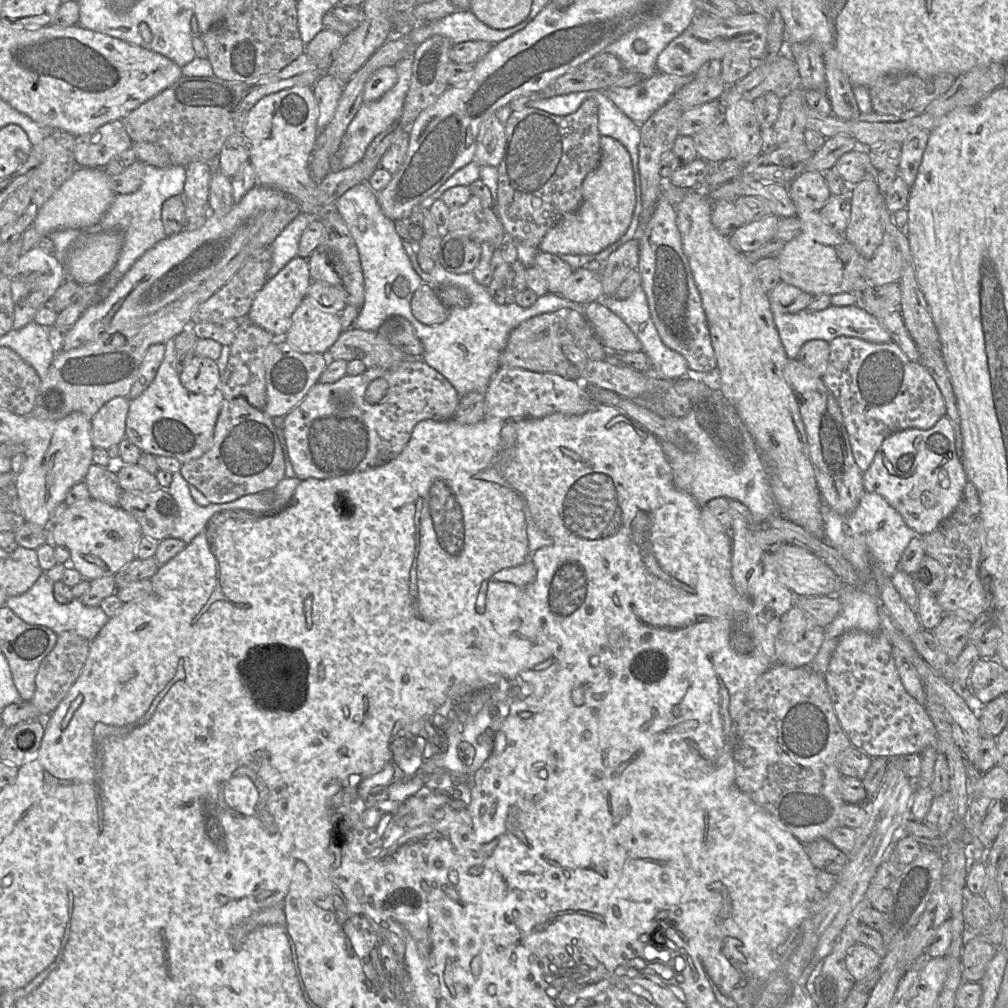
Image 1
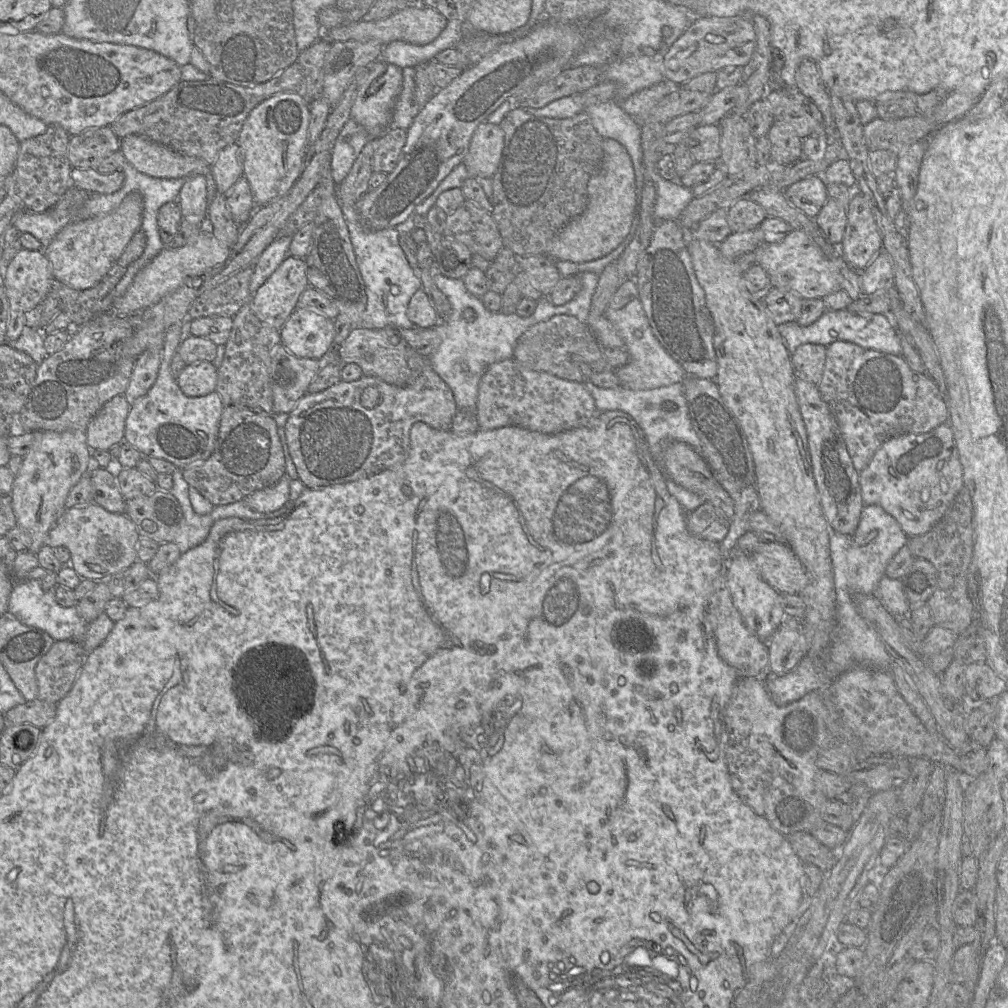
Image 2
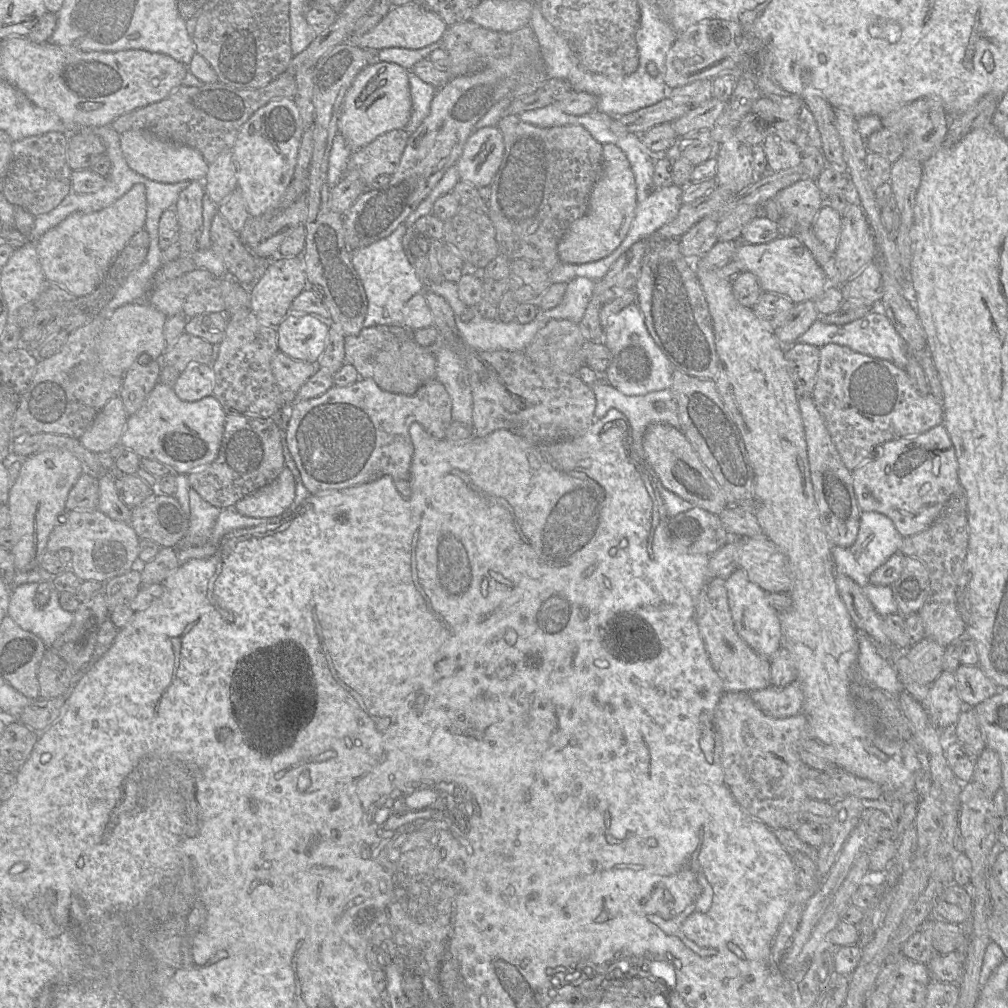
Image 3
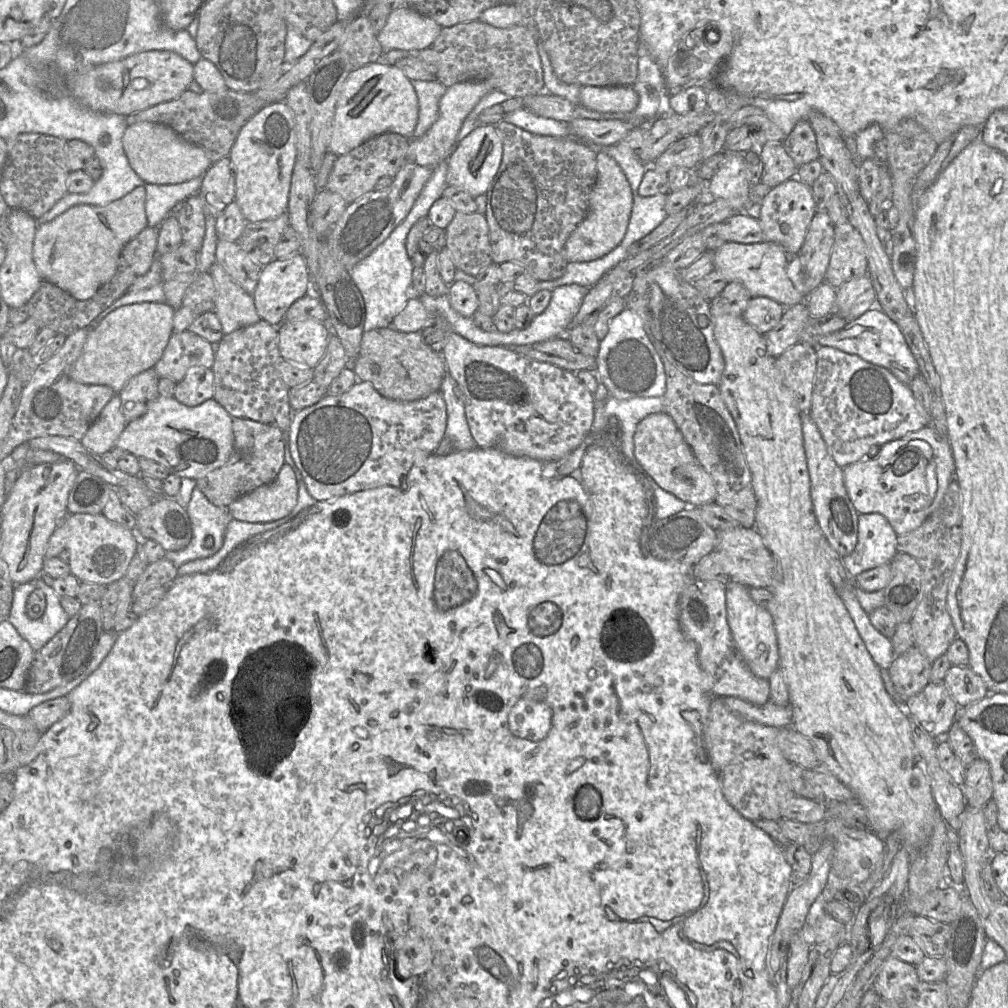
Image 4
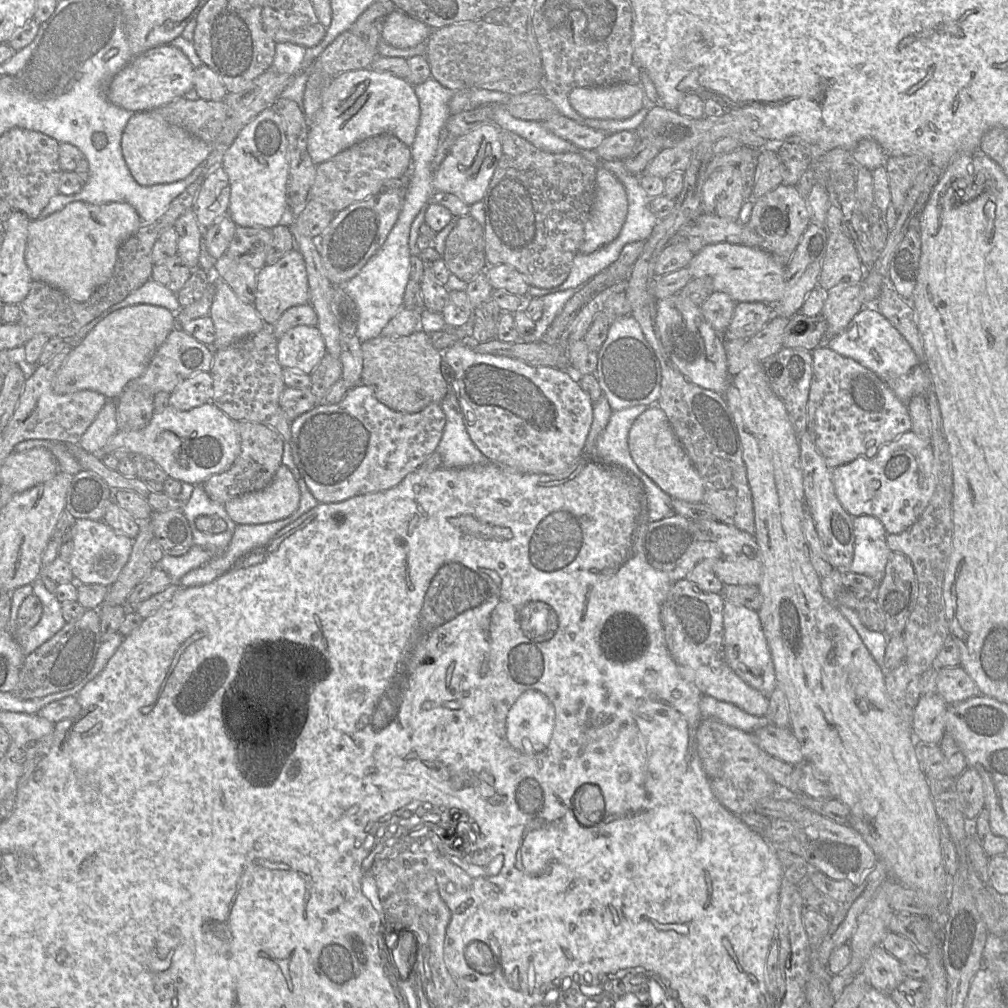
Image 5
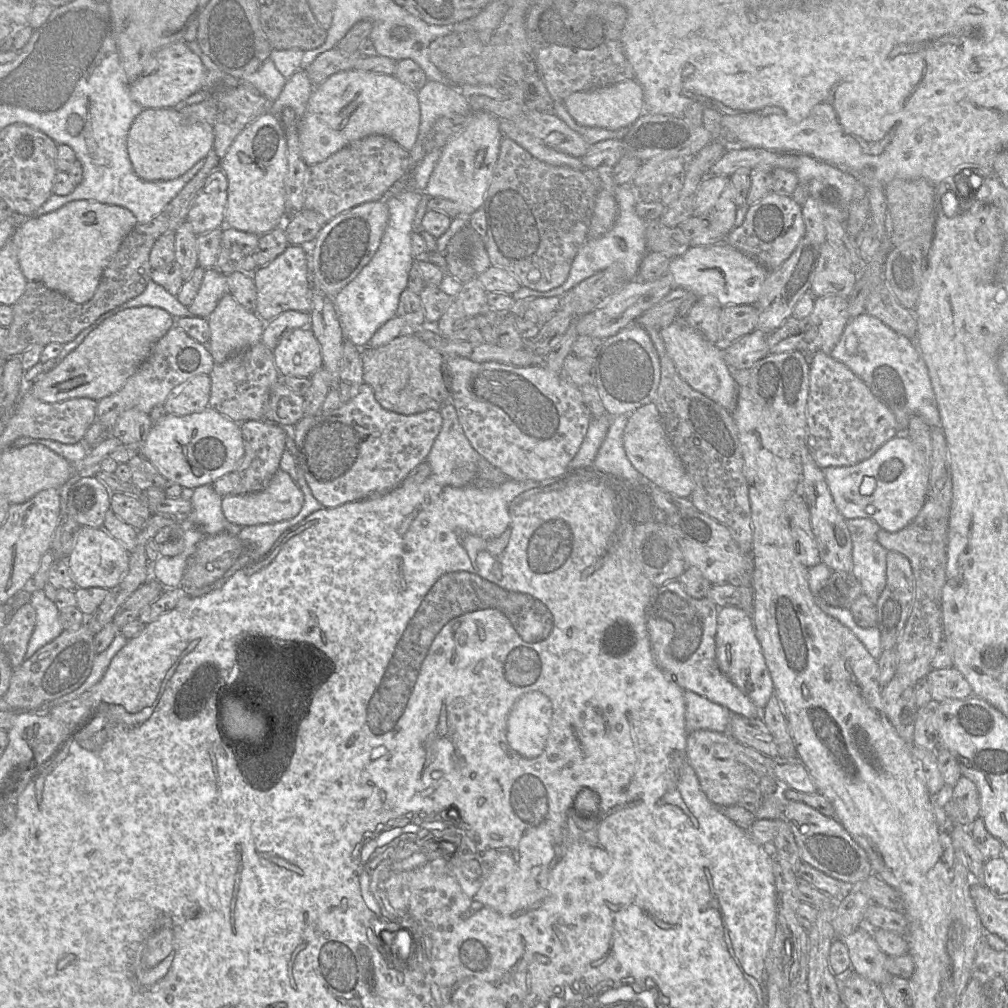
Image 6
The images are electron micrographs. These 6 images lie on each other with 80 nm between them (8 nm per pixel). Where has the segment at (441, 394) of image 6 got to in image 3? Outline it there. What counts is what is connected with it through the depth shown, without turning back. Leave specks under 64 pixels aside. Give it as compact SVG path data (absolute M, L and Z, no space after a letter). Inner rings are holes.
M371 326L359 334L345 337L346 362L352 364L360 378L373 379L383 390L412 395L428 381L436 378L435 355L413 338L413 330L404 326Z

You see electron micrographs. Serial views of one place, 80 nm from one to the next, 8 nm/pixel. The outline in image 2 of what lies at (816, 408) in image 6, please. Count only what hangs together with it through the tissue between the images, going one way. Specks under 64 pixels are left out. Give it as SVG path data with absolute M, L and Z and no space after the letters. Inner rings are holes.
M836 341L826 347L826 362L818 389L839 425L858 472L867 467L877 449L888 439L905 434L924 434L949 421L945 396L927 373L913 371L902 355L868 350L850 342Z

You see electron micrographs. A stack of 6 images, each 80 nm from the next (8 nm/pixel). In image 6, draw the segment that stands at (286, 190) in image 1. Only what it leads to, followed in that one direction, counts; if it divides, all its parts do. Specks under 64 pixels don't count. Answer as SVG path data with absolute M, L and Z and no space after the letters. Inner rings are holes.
M267 112L236 136L220 163L227 181L224 226L262 236L285 221L284 185L288 170L287 143L280 119Z

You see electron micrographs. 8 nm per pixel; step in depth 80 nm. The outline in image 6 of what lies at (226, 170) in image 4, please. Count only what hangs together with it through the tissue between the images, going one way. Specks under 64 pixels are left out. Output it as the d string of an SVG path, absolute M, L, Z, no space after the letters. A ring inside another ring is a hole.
M217 168L206 178L186 217L196 236L224 227L228 181Z

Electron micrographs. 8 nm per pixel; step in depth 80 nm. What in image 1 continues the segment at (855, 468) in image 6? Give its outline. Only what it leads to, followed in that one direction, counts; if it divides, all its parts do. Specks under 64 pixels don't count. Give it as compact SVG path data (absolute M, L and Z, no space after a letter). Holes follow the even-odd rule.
M947 415L928 430L910 428L885 438L862 476L864 491L882 496L919 536L932 533L953 513L968 482Z

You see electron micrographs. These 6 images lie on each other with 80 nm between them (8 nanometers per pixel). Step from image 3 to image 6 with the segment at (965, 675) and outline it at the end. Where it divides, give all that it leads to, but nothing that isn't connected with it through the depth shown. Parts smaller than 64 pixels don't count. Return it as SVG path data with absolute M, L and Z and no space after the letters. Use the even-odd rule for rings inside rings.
M955 667L931 669L926 676L932 700L944 702L952 699L966 699L973 695L972 688L964 675Z

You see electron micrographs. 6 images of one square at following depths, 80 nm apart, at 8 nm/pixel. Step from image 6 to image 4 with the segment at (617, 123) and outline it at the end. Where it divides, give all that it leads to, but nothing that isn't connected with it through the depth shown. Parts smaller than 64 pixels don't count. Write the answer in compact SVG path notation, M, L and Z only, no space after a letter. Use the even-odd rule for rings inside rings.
M629 85L584 86L580 91L580 104L597 112L631 112L639 102L637 92Z

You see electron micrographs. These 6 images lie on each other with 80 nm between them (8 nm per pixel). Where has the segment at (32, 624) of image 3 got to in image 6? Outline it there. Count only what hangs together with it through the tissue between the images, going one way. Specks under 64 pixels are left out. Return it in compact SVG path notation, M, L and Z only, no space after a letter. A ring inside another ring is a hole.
M26 587L10 599L12 613L30 602L36 611L36 624L30 637L24 660L30 658L38 649L57 638L64 630L55 602L50 600L43 589L32 590Z

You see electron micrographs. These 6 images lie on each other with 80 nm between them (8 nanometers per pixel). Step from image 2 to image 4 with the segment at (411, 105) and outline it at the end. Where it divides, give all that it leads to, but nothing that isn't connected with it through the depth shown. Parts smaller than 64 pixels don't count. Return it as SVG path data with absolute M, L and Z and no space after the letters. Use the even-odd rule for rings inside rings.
M411 80L418 99L418 119L413 138L422 137L439 117L439 101L446 92L446 87L439 81Z

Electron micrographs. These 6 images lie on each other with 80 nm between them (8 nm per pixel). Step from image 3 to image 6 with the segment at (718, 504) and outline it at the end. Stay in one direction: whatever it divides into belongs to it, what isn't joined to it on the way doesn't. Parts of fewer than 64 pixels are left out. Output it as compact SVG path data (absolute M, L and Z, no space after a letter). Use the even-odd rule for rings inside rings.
M654 402L634 410L623 434L624 447L633 467L651 484L682 498L689 498L693 482L664 428L660 413Z

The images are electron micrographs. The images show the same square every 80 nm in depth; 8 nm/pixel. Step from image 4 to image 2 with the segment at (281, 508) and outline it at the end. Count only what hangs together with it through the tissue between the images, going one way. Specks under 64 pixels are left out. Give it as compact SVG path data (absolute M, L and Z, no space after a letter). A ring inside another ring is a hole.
M284 474L274 485L257 490L243 499L253 510L273 513L280 510L288 501L291 479Z

